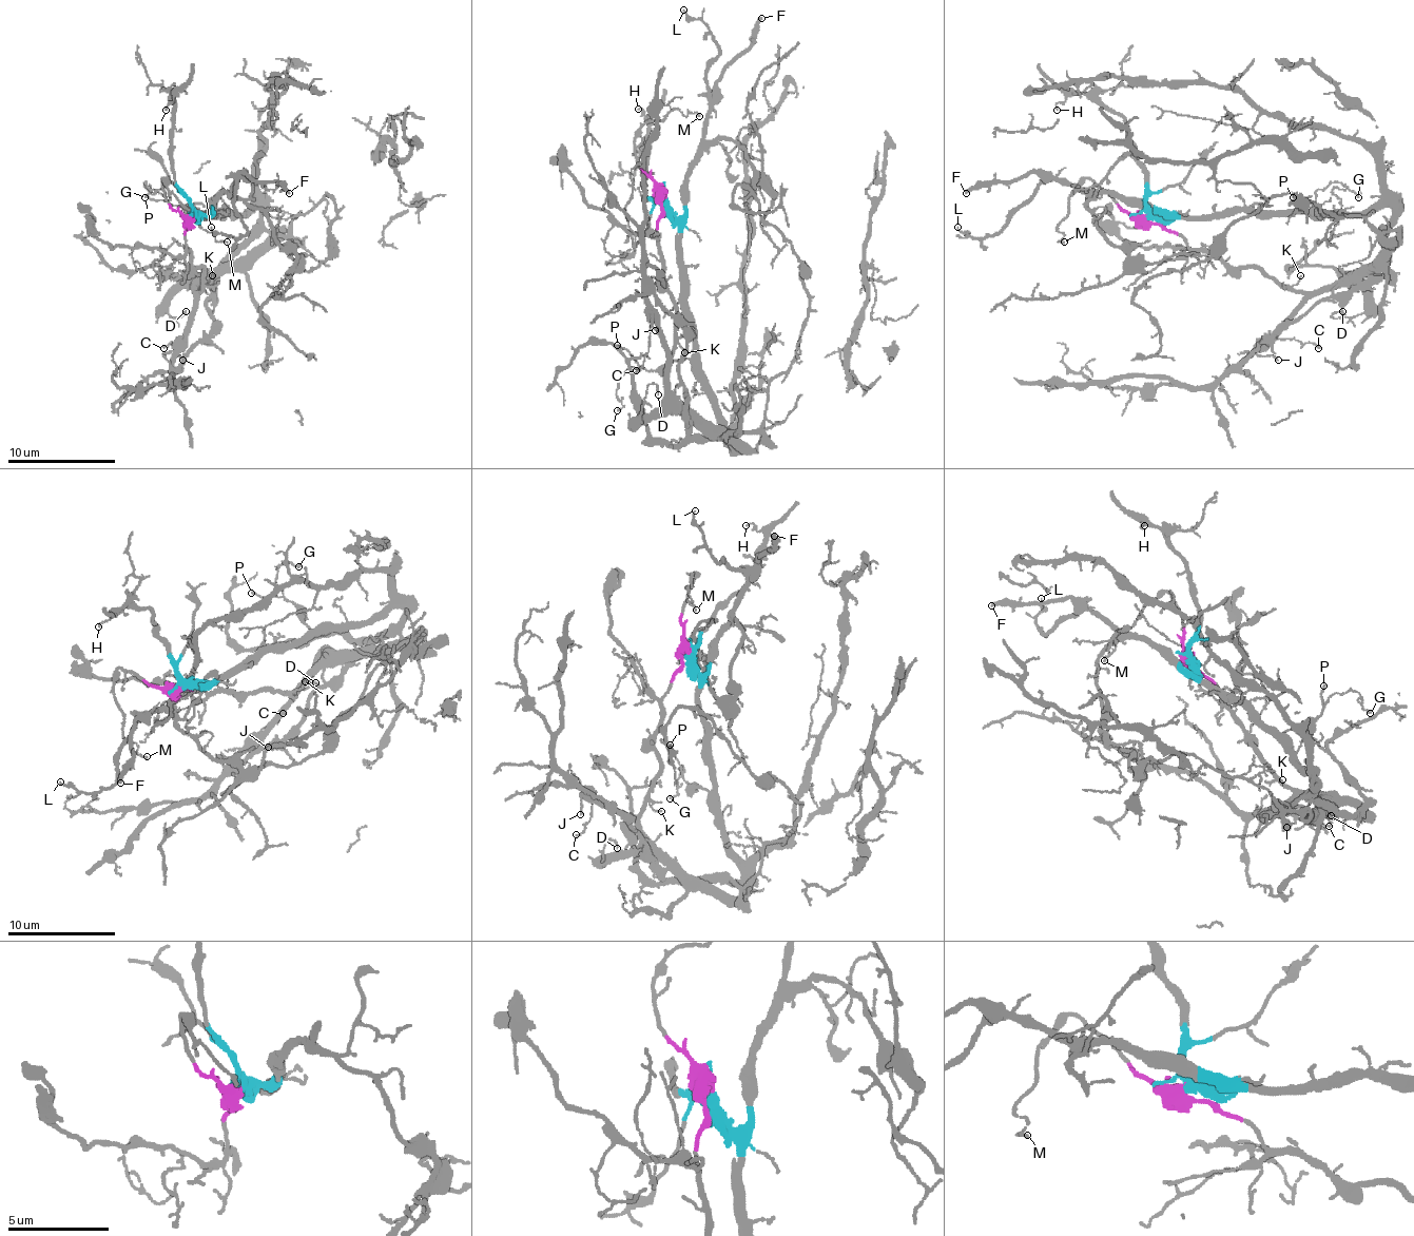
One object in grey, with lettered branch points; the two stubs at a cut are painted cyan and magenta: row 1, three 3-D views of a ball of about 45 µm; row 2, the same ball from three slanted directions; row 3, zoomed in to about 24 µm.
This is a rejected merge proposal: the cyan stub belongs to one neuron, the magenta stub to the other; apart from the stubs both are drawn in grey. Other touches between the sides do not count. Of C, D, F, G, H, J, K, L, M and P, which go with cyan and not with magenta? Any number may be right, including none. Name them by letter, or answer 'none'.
F, G, H, L, P

